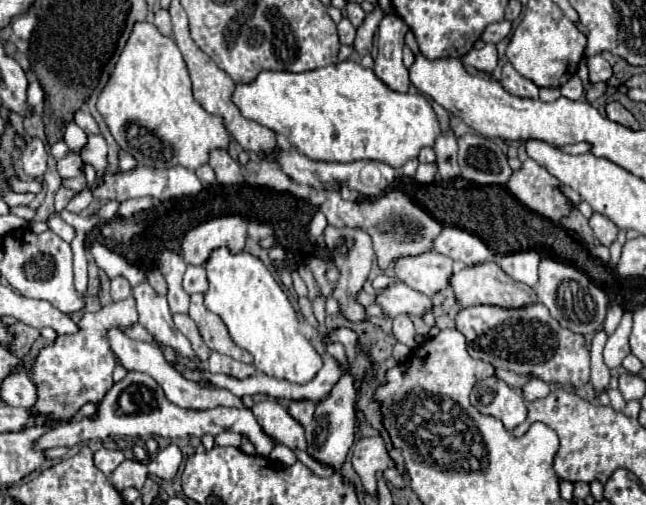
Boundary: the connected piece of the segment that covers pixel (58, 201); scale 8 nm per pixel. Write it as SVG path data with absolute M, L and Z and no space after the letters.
M59 188L59 192L55 194L55 212L61 212L65 206L67 206L67 202L73 198L73 190L65 190L65 188Z

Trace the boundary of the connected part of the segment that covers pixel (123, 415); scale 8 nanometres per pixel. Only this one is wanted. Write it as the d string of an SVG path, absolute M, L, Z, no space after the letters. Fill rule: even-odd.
M129 372L121 382L113 384L113 388L99 402L99 414L95 418L83 418L83 422L69 422L67 426L53 428L37 442L39 448L55 448L55 446L75 446L87 440L105 440L109 436L163 436L163 438L183 438L183 436L203 436L203 434L221 434L223 430L239 432L249 438L259 456L269 456L277 442L263 432L257 418L251 410L237 408L211 408L211 410L185 410L171 404L161 386L149 376L139 372Z

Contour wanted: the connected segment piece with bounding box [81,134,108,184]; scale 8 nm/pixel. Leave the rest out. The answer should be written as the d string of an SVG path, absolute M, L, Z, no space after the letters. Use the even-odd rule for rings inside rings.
M89 134L81 158L83 162L92 165L96 170L97 180L95 180L95 184L99 184L101 174L107 170L107 154L108 146L105 138L101 134Z

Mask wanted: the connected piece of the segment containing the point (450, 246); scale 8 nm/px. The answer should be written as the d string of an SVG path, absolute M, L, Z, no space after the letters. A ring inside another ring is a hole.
M445 226L441 234L433 242L433 252L439 252L463 266L471 266L477 262L485 262L489 258L489 248L471 232L461 228Z

